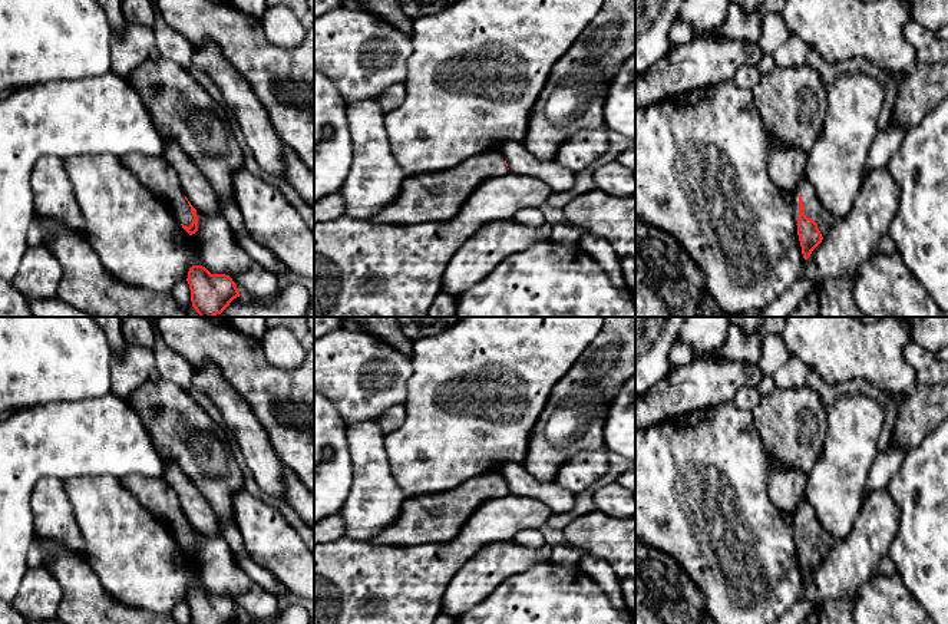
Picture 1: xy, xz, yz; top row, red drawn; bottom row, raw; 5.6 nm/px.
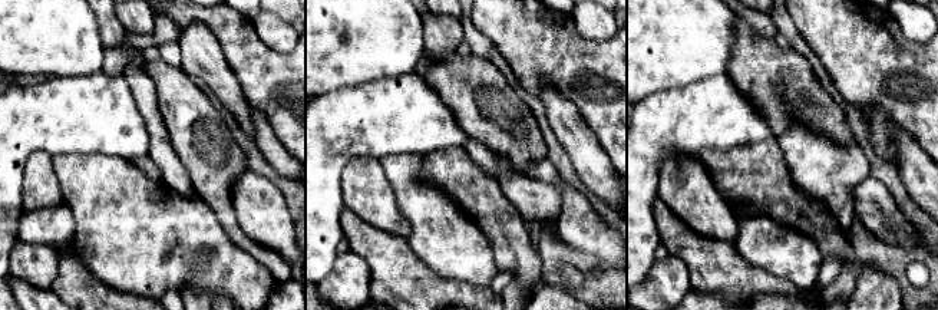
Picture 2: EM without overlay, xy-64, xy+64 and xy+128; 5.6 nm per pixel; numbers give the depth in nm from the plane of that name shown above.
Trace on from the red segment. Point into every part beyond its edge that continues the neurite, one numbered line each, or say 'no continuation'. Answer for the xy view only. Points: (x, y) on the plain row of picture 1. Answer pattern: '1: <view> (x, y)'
1: xy (154, 494)

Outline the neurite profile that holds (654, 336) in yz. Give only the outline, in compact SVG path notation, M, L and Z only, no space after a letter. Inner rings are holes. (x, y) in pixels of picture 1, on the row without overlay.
M635 317L635 397L643 397L674 366L670 350L680 341L686 317Z

